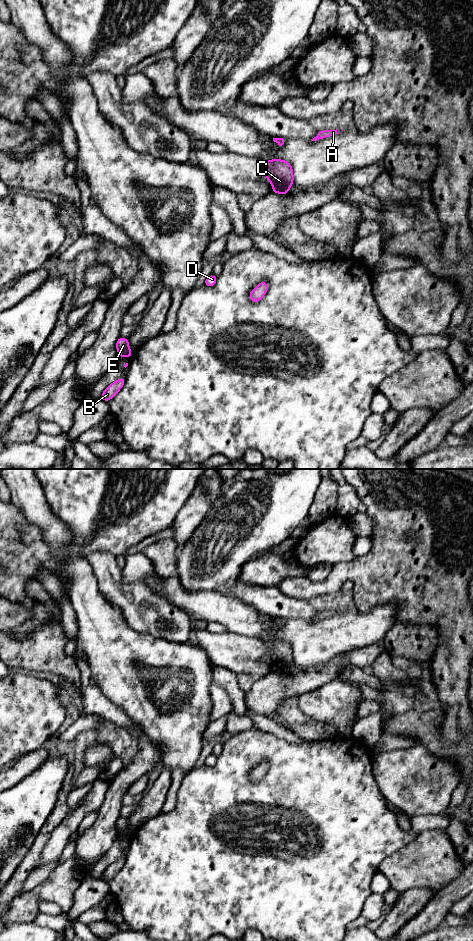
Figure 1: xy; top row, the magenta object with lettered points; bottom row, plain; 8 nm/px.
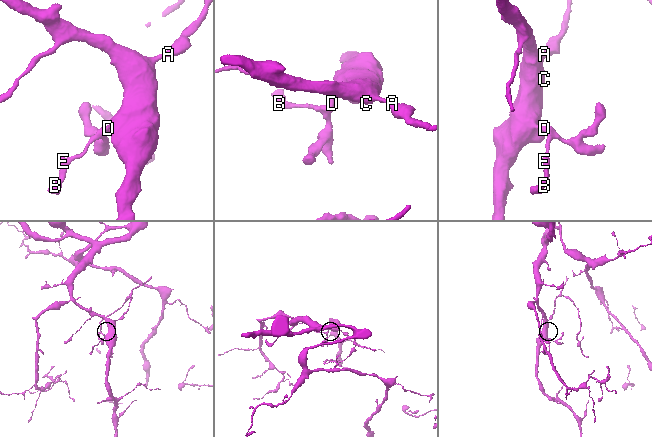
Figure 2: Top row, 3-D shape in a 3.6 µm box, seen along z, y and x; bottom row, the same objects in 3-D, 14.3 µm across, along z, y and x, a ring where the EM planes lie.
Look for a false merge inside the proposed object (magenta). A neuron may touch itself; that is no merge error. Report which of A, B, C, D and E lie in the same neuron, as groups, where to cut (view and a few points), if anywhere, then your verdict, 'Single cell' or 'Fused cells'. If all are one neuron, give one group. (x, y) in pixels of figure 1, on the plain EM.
Groups: A B C D E. No split. Single cell

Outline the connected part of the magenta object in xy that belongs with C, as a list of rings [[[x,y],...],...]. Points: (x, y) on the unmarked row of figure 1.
[[[281,639],[265,640],[268,650],[265,658],[272,665],[272,672],[287,675],[294,662],[293,649],[288,641]]]

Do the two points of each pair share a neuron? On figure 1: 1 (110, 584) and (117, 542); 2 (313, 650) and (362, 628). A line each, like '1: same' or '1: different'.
1: different
2: same

